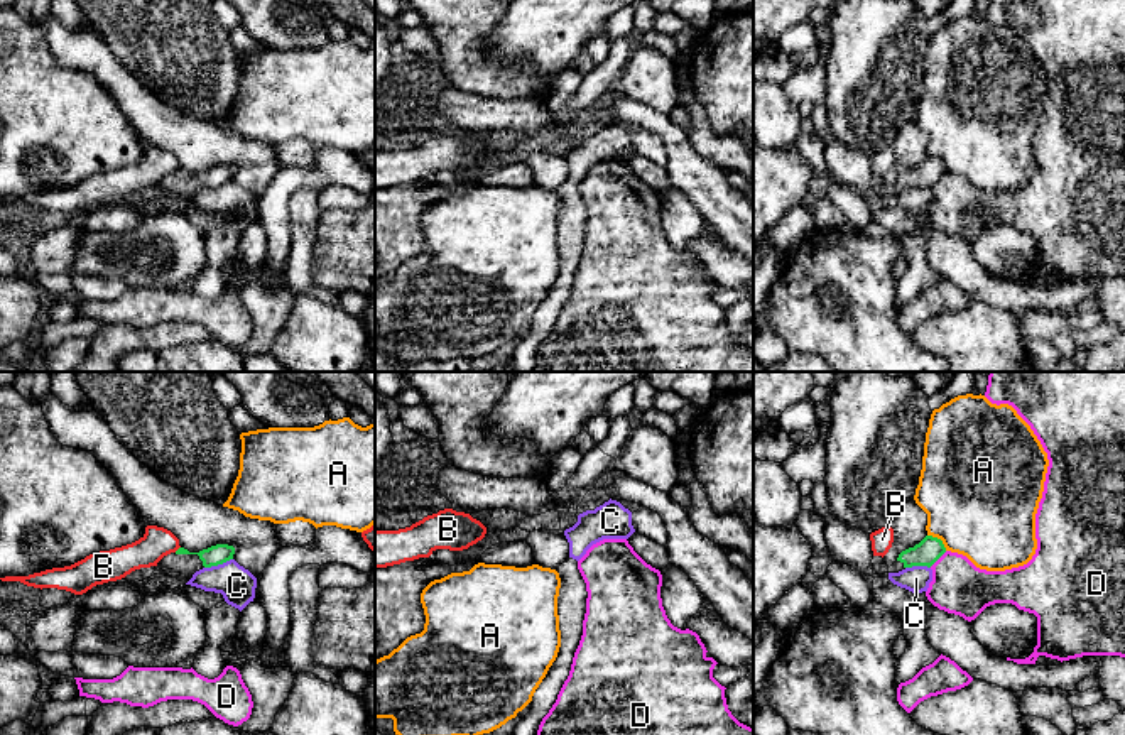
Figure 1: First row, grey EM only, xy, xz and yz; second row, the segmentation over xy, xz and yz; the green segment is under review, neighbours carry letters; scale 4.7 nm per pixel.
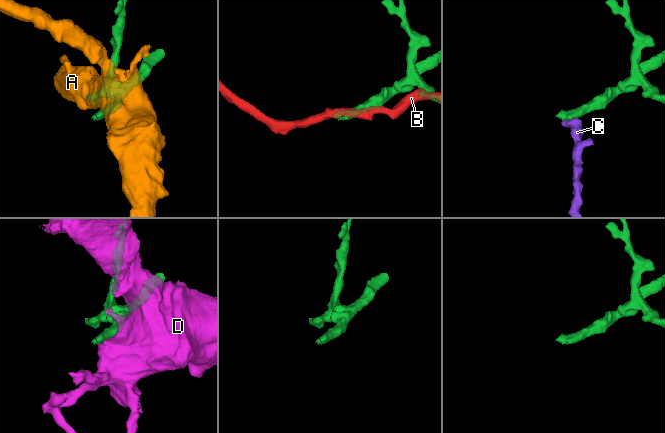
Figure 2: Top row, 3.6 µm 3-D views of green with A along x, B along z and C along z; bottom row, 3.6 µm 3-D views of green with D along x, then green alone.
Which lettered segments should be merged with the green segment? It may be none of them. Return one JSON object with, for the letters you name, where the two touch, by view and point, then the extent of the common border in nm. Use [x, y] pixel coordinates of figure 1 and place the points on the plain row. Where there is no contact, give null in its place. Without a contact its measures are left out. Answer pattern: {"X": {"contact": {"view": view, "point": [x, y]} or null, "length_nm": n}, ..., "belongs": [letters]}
{"belongs": []}

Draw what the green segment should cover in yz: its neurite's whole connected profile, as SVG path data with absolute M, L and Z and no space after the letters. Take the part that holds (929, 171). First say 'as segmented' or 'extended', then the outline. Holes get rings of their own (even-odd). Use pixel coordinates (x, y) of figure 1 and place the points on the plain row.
extended | M926 157L914 169L902 172L897 182L889 189L889 194L899 194L912 188L931 189L944 174L946 174L946 169L941 161Z

